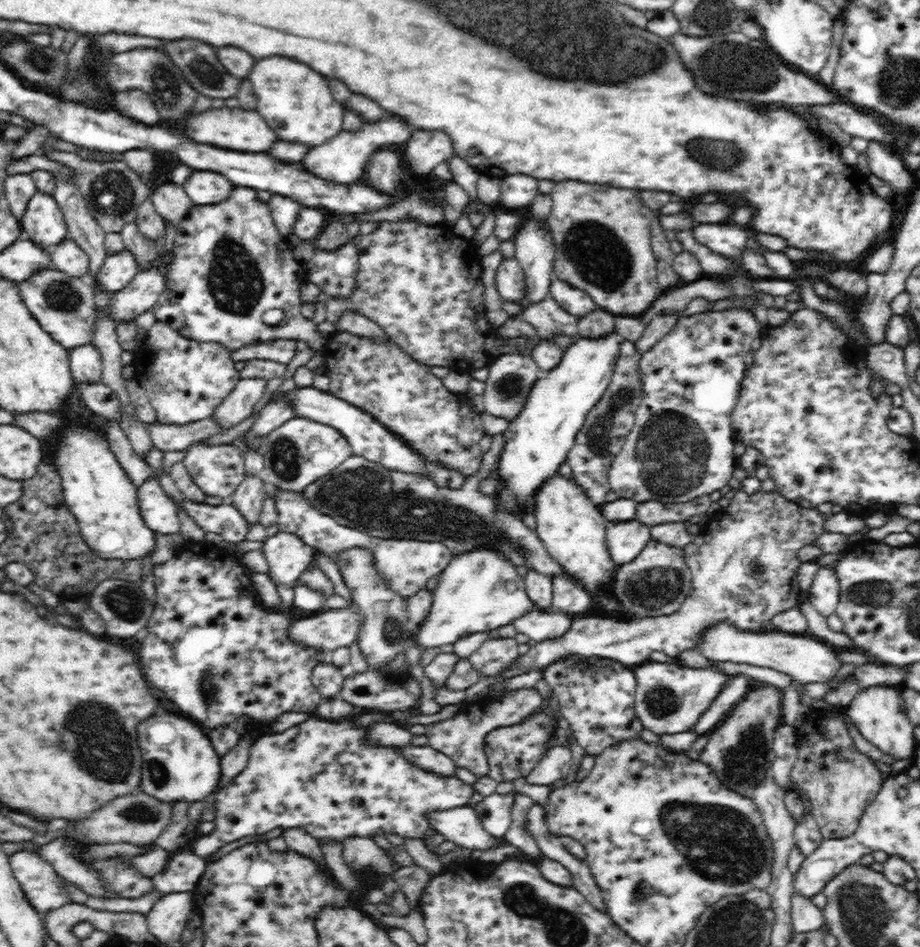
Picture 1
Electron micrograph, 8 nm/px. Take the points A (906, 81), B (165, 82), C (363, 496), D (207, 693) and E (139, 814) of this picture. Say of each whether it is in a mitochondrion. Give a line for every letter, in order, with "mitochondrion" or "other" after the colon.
A: mitochondrion
B: mitochondrion
C: mitochondrion
D: mitochondrion
E: mitochondrion

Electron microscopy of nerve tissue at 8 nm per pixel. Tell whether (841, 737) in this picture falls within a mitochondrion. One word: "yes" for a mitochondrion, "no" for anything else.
no

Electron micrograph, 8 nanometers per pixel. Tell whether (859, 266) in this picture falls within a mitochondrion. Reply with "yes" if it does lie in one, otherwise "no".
no

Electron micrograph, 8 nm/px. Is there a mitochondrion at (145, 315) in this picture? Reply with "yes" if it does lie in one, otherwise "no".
no

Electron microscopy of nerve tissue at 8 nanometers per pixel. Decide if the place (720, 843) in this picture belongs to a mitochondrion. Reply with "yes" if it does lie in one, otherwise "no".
yes

